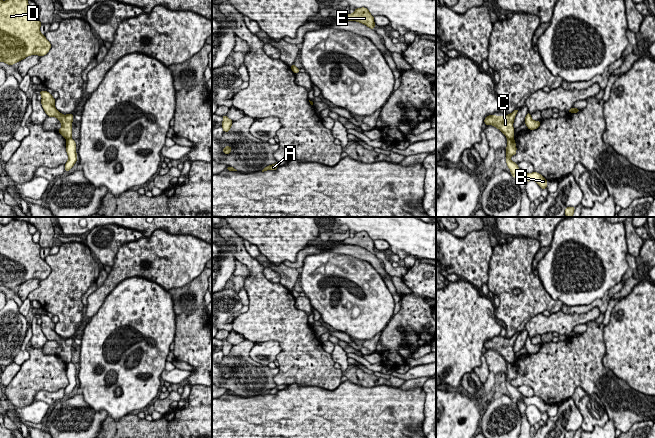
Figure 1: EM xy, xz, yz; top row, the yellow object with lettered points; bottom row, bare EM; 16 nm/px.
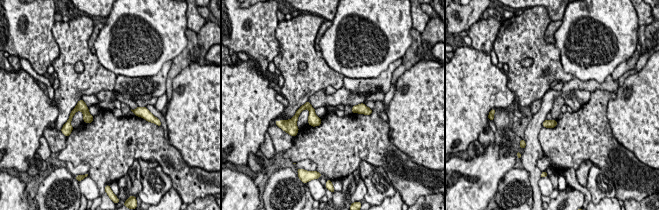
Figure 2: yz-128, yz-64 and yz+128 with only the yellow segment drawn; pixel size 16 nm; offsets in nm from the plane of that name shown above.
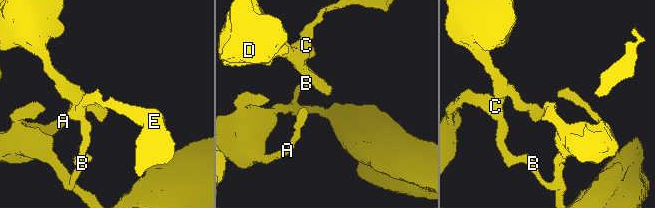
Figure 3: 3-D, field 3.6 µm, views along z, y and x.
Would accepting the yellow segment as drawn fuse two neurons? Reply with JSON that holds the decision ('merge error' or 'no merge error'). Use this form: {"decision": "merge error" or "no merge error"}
{"decision": "merge error"}

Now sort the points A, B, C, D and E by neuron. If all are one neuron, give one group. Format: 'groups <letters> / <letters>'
groups A B / C D E

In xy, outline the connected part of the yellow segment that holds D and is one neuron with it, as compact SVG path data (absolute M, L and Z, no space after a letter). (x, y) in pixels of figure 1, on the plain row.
M12 219L8 224L0 224L0 286L13 289L30 279L44 280L51 272L50 266L40 256L41 246L33 241L28 223Z

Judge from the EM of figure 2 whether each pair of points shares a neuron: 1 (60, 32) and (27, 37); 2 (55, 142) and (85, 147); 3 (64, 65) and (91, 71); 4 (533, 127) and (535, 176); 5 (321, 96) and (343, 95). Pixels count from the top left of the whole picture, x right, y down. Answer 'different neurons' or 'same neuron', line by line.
1: different neurons
2: different neurons
3: same neuron
4: same neuron
5: same neuron

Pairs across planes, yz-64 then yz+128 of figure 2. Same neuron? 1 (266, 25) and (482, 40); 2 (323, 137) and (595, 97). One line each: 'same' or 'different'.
1: same
2: same

